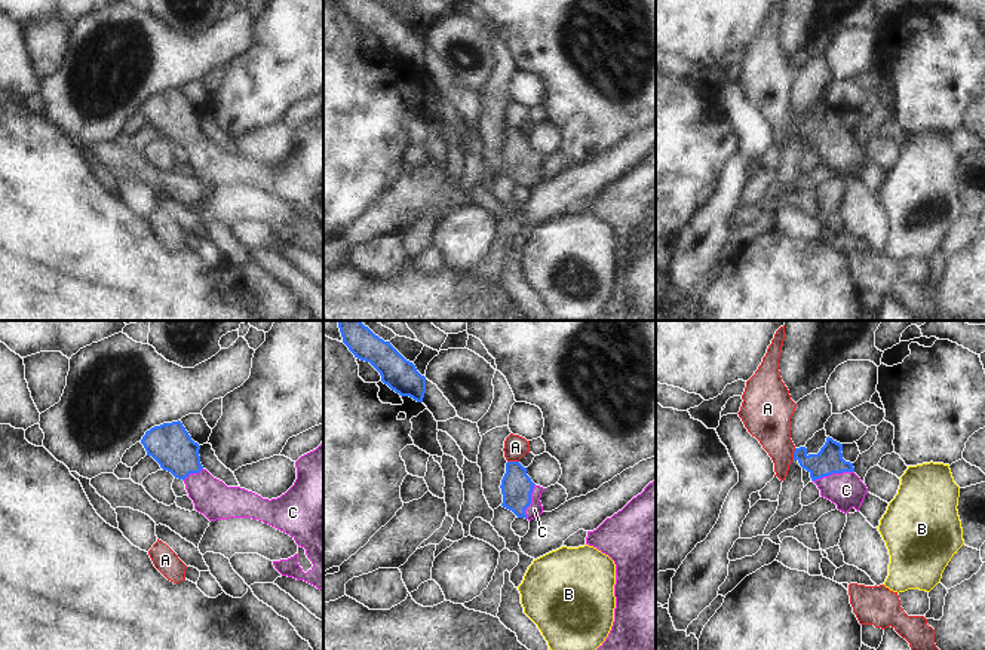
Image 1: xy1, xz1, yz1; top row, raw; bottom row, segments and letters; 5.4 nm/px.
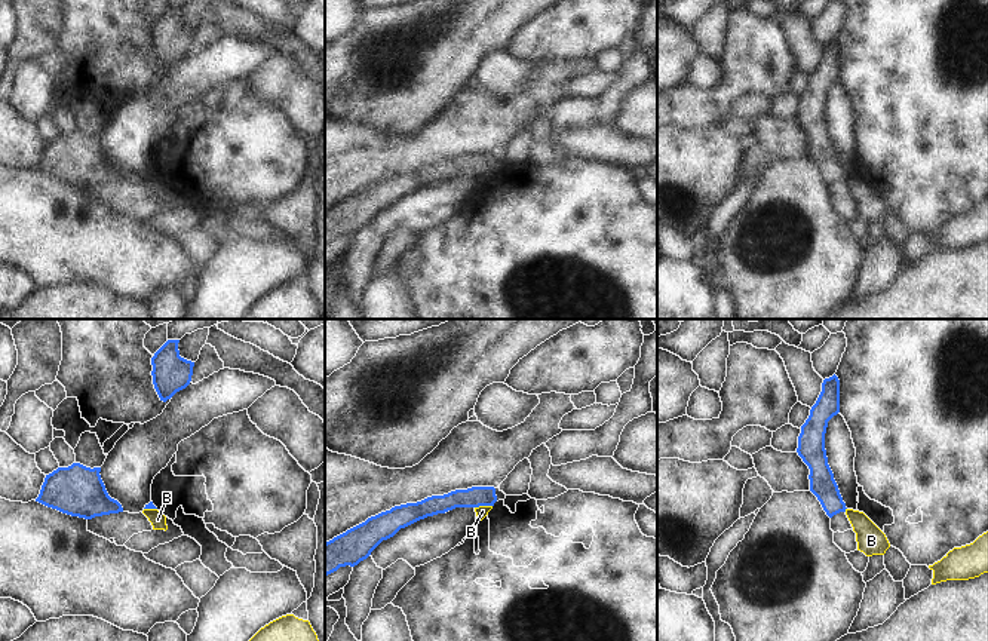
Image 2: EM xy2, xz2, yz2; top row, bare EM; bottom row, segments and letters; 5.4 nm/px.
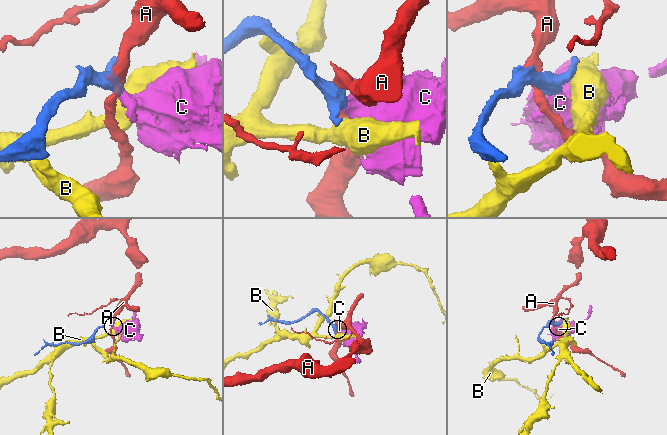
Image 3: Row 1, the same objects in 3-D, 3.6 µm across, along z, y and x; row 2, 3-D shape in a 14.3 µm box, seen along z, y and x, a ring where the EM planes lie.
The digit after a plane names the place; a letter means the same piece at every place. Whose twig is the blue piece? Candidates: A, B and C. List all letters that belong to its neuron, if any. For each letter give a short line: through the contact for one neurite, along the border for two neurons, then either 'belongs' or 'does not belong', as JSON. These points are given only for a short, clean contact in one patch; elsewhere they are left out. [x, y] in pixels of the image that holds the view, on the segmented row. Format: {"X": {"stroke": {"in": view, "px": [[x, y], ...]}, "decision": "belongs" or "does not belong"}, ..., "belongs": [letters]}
{"A": {"stroke": {"in": "xz1", "px": [[508, 460], [518, 462]]}, "decision": "does not belong"}, "B": {"stroke": {"in": "xz2", "px": [[491, 505], [475, 508]]}, "decision": "does not belong"}, "C": {"stroke": {"in": "yz1", "px": [[828, 460], [832, 472], [846, 490]]}, "decision": "belongs"}, "belongs": ["C"]}

